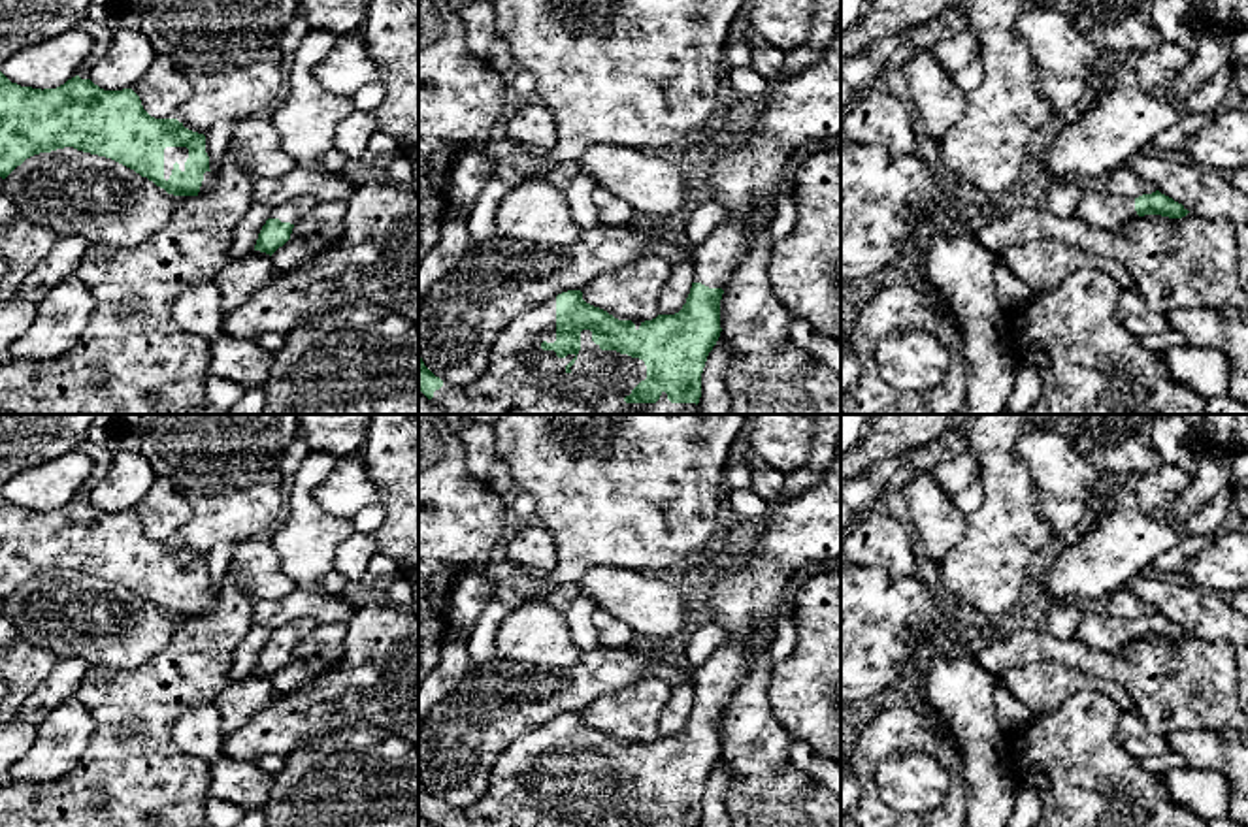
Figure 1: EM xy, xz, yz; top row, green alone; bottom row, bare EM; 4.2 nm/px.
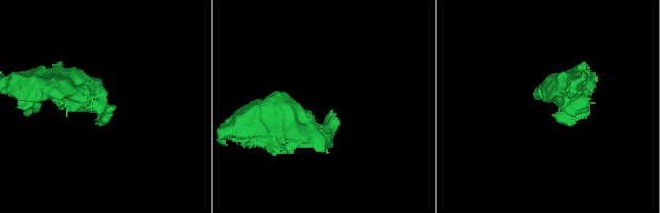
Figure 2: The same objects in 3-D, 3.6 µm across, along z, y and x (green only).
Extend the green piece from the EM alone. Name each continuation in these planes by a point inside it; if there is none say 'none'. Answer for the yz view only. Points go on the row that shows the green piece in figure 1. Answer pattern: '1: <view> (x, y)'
1: yz (1103, 210)

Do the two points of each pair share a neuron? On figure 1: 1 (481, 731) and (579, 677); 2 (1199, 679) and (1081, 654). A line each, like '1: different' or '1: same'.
1: same
2: same

